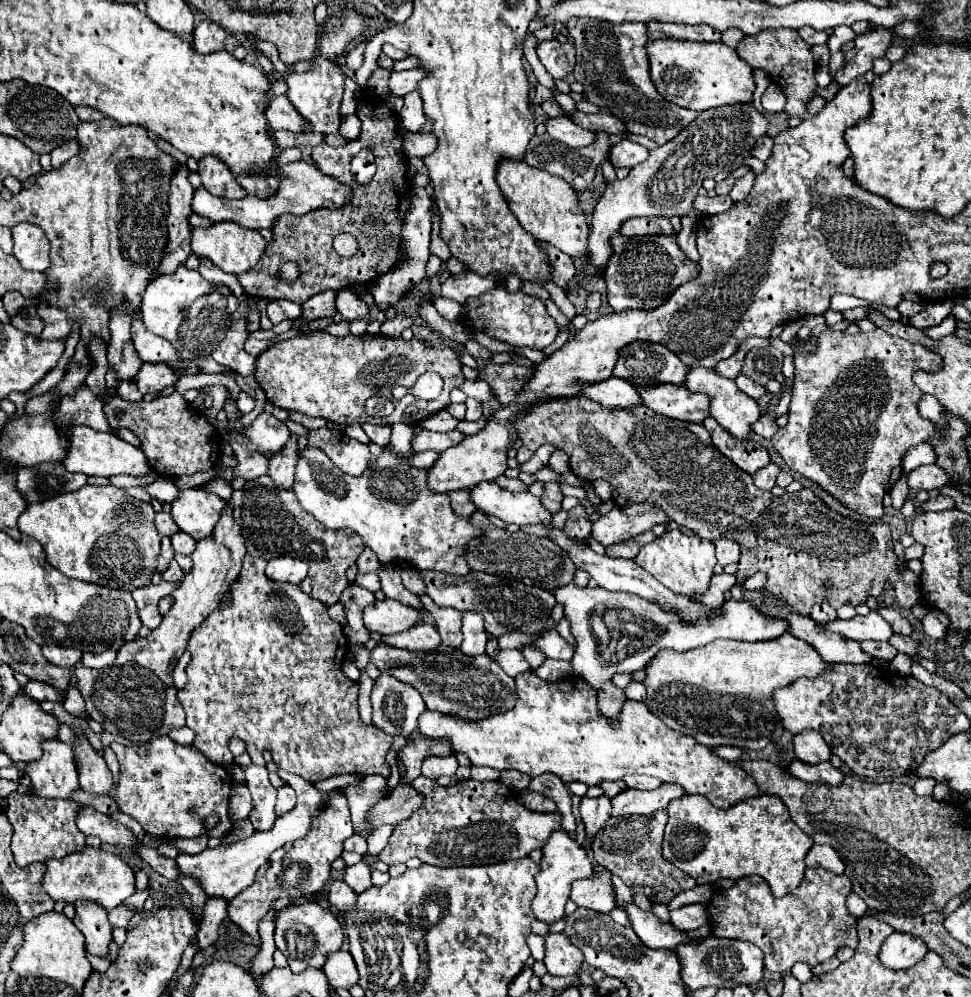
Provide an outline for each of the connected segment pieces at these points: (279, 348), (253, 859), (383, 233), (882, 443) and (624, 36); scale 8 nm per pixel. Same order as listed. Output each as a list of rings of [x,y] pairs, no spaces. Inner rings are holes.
[[[413,325],[413,339],[391,339],[385,335],[369,335],[363,333],[359,337],[347,335],[347,337],[329,337],[329,333],[309,333],[309,335],[295,335],[287,341],[281,341],[277,345],[271,345],[257,357],[257,369],[255,379],[265,391],[267,399],[287,411],[301,411],[311,417],[321,417],[339,425],[349,423],[373,423],[373,425],[393,425],[393,423],[405,423],[405,425],[419,425],[423,419],[435,415],[441,409],[447,409],[451,405],[449,393],[455,387],[461,387],[465,377],[461,371],[459,353],[449,347],[441,333],[433,331],[427,325]],[[423,339],[431,341],[433,349],[427,349],[423,345]],[[425,371],[435,371],[443,377],[445,387],[443,395],[425,401],[419,397],[401,397],[395,399],[391,389],[395,385],[403,385],[405,389],[411,389],[417,383],[417,377]],[[371,395],[385,395],[393,405],[395,411],[389,417],[377,419],[369,417],[365,413],[365,401]]]
[[[277,771],[277,775],[291,787],[295,789],[297,793],[297,805],[291,813],[287,815],[281,815],[277,817],[275,821],[275,827],[271,831],[263,831],[263,833],[253,833],[251,837],[247,839],[241,839],[233,845],[225,845],[221,843],[219,847],[215,849],[205,849],[203,853],[199,855],[187,855],[187,853],[181,853],[175,863],[177,863],[177,871],[179,875],[183,877],[191,877],[195,879],[201,889],[207,893],[207,897],[221,897],[225,901],[231,901],[235,895],[239,895],[243,889],[247,889],[253,881],[255,881],[255,873],[261,865],[265,865],[269,861],[269,855],[283,847],[285,843],[293,843],[297,839],[301,839],[303,835],[309,833],[309,825],[311,825],[311,819],[313,815],[317,815],[323,807],[323,803],[331,797],[331,793],[323,793],[323,791],[317,791],[309,781],[293,775],[293,773],[287,773],[287,771]]]
[[[370,90],[362,92],[358,101],[355,115],[361,117],[361,135],[355,141],[347,141],[341,147],[323,147],[317,145],[311,151],[311,159],[315,167],[329,175],[343,185],[351,187],[351,199],[339,207],[339,209],[317,209],[307,215],[281,215],[273,221],[271,233],[273,241],[267,243],[265,253],[257,261],[257,265],[251,271],[245,271],[237,275],[241,287],[249,295],[265,295],[269,299],[289,299],[293,303],[303,303],[311,295],[317,295],[327,289],[343,289],[349,285],[369,285],[377,277],[389,273],[401,259],[401,227],[405,221],[405,215],[411,205],[411,185],[407,179],[407,163],[403,153],[403,135],[397,129],[399,117],[395,111],[391,111],[381,97],[376,96]],[[361,149],[371,149],[375,155],[376,173],[369,185],[357,185],[351,177],[349,165],[351,159]],[[339,233],[351,233],[359,247],[357,253],[351,257],[341,257],[333,249],[333,239]],[[295,261],[299,263],[299,279],[295,283],[281,283],[277,279],[279,265]]]
[[[827,329],[819,337],[815,353],[797,351],[793,361],[795,381],[789,405],[789,423],[773,435],[771,443],[775,451],[793,473],[817,483],[849,509],[869,519],[883,517],[883,497],[903,473],[903,455],[909,447],[927,443],[935,433],[935,425],[929,419],[923,419],[917,411],[923,391],[913,383],[913,373],[939,371],[943,367],[943,357],[921,343],[893,337],[881,329],[855,335]]]
[[[587,19],[581,21],[581,31],[583,35],[575,37],[577,65],[573,75],[583,85],[591,103],[617,115],[631,133],[645,135],[659,145],[677,137],[691,121],[697,119],[697,111],[681,109],[657,93],[649,75],[649,57],[645,53],[645,23],[613,25],[601,23],[599,19]]]

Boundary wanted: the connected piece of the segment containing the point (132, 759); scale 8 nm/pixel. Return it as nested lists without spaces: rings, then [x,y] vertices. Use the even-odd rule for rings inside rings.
[[[157,737],[143,747],[137,745],[109,745],[121,765],[119,777],[119,809],[141,823],[145,833],[153,837],[167,839],[195,839],[201,835],[223,839],[233,823],[227,813],[229,795],[233,789],[233,779],[225,767],[217,767],[205,755],[201,755],[193,745],[177,745],[169,737]],[[209,813],[217,813],[221,823],[205,831],[203,819]]]

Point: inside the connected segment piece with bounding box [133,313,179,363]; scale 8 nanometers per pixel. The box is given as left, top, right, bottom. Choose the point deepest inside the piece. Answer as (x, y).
(153, 349)

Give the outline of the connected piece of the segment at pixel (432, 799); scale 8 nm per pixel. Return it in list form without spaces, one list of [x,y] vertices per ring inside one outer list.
[[[417,777],[411,783],[417,791],[425,795],[423,805],[409,817],[405,823],[399,823],[389,837],[387,847],[377,855],[383,863],[405,863],[411,857],[419,857],[423,863],[437,865],[437,867],[461,867],[461,865],[493,865],[493,863],[503,863],[509,859],[521,859],[527,857],[533,849],[543,849],[547,843],[549,835],[553,831],[561,829],[561,813],[537,813],[521,805],[513,791],[501,783],[501,781],[459,781],[451,787],[441,787],[433,779],[427,777]]]

